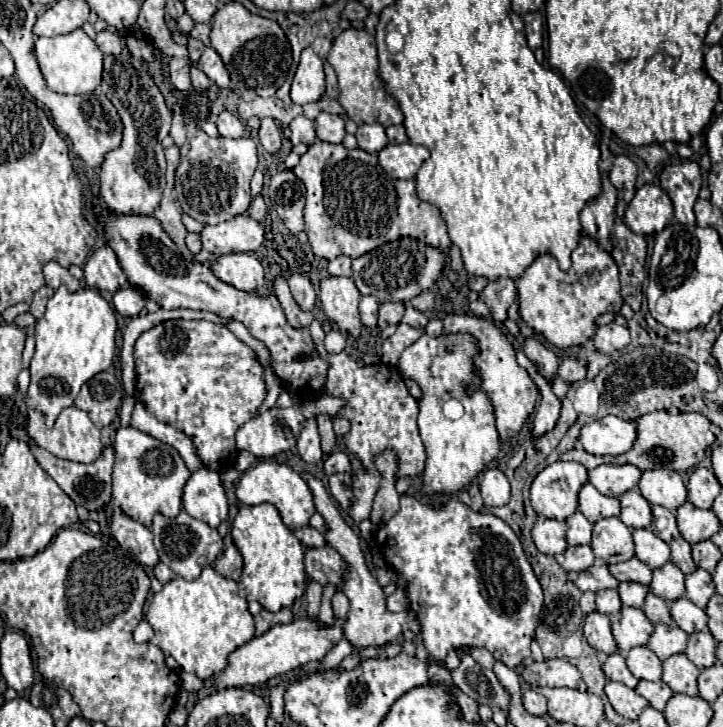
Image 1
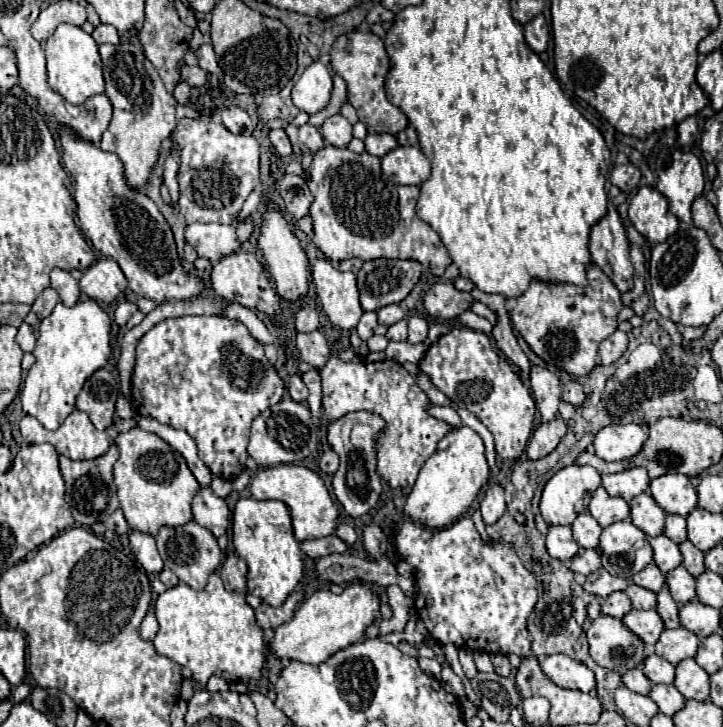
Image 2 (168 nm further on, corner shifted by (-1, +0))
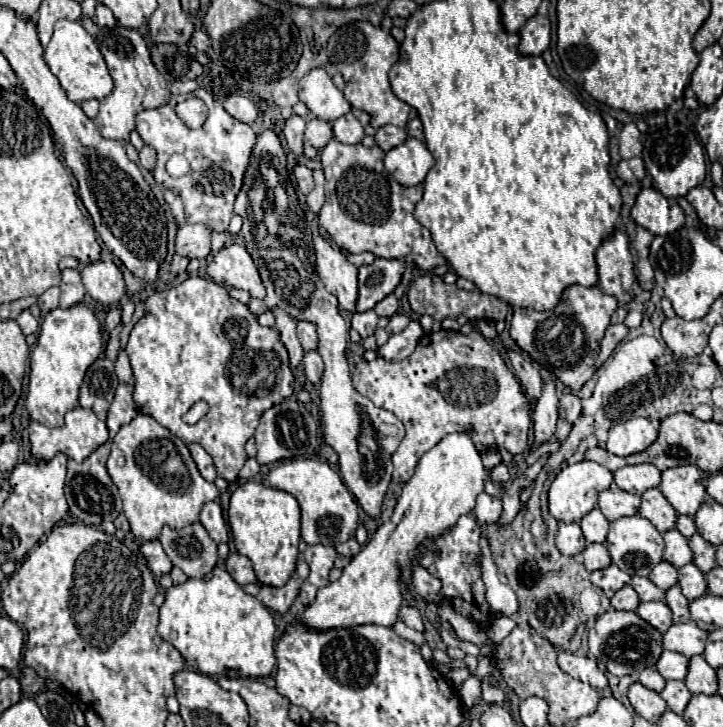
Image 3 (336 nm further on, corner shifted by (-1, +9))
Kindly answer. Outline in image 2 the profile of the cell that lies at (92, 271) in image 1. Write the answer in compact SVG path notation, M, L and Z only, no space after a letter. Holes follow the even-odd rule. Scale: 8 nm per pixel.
M101 258L83 272L79 286L89 298L109 304L127 290L127 278L113 258Z

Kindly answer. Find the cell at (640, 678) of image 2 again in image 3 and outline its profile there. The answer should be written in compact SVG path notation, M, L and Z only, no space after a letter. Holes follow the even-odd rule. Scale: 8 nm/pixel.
M651 667L651 669L643 669L643 671L639 673L639 683L645 685L647 689L657 691L657 693L661 693L663 687L665 687L665 681L663 681L663 677L659 675L659 671L657 671L655 667Z

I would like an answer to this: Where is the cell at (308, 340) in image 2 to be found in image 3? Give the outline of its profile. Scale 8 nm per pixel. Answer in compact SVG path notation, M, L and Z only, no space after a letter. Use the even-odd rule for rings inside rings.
M317 351L313 353L305 353L305 359L303 359L303 367L305 367L305 377L317 385L321 381L321 375L323 375L323 359Z

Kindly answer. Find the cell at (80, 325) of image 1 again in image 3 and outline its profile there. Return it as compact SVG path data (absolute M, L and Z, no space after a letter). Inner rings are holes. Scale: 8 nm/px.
M77 303L69 309L57 307L43 317L41 335L37 339L37 347L31 353L29 393L25 399L25 409L33 421L47 427L63 425L63 415L79 407L79 387L87 367L99 357L101 347L101 325L87 305Z

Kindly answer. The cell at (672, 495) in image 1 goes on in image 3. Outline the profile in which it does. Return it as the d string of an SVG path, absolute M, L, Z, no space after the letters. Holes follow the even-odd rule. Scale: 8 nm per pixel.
M681 465L663 471L659 489L679 515L693 517L705 499L703 473L697 465Z

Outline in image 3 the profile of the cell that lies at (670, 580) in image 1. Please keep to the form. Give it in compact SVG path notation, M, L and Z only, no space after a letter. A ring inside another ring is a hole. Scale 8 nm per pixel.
M689 563L685 567L679 567L679 585L683 589L683 595L689 601L695 601L707 593L707 581L705 575L697 569L695 563Z

